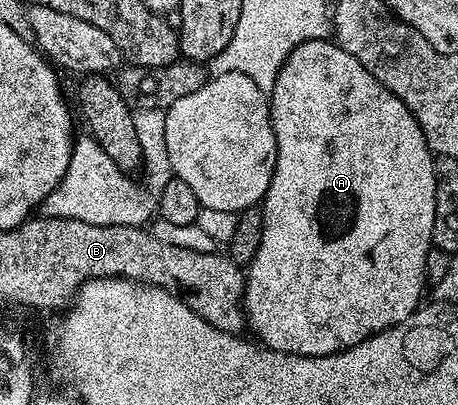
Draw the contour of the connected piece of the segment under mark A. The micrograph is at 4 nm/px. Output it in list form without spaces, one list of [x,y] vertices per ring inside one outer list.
[[[332,39],[308,40],[299,46],[295,46],[295,50],[291,50],[291,54],[283,62],[281,69],[277,71],[275,86],[273,91],[268,93],[267,99],[269,101],[271,126],[273,127],[275,142],[277,143],[277,157],[275,158],[275,170],[271,174],[271,182],[267,186],[267,194],[259,205],[262,214],[262,237],[259,238],[258,249],[255,250],[252,260],[247,265],[244,303],[245,318],[248,327],[250,329],[253,327],[254,334],[252,333],[252,335],[264,347],[274,348],[277,352],[286,352],[292,356],[329,356],[332,352],[346,352],[351,346],[363,342],[369,336],[374,336],[377,332],[382,332],[399,322],[403,322],[412,312],[416,312],[422,303],[421,291],[426,291],[427,288],[425,283],[425,263],[427,262],[429,249],[433,247],[433,227],[435,226],[435,190],[437,189],[435,186],[435,170],[433,169],[435,157],[429,151],[427,142],[423,138],[423,130],[419,126],[419,122],[415,122],[411,110],[407,110],[407,106],[403,106],[403,102],[399,98],[395,98],[395,94],[391,94],[391,90],[387,90],[387,86],[383,86],[383,82],[379,82],[379,78],[375,78],[366,68],[359,66],[359,62],[355,62],[355,58],[351,58],[351,54],[347,54],[347,50],[340,48]]]

